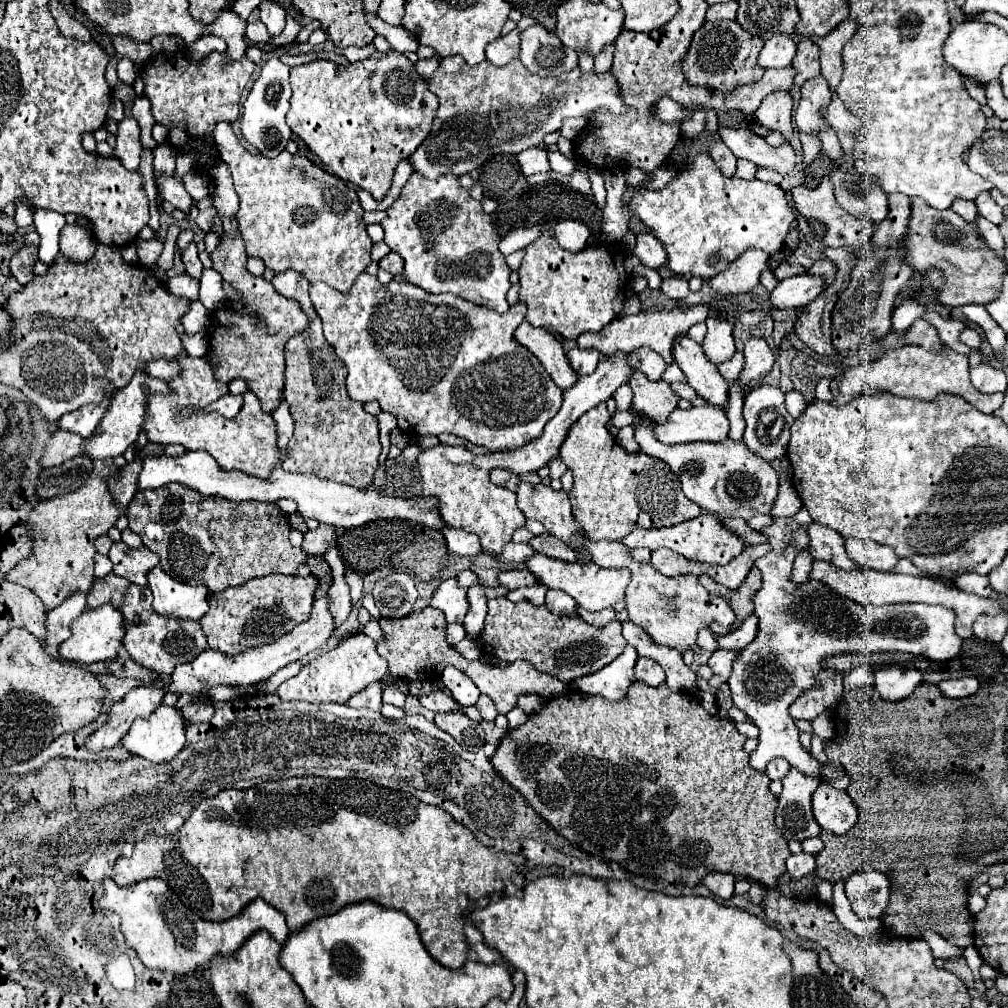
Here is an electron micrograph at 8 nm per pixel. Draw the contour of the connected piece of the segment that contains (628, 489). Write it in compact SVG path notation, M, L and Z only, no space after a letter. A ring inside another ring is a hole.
M606 402L594 406L590 412L586 412L586 416L580 416L580 420L572 424L560 448L560 458L572 470L572 476L574 476L574 488L570 492L572 512L574 512L574 518L584 528L584 532L588 534L588 538L592 542L622 540L634 528L676 526L686 520L698 518L702 514L702 508L684 496L676 474L672 474L672 470L662 460L652 458L644 452L628 454L606 430L608 420L610 420L610 414L606 410Z

